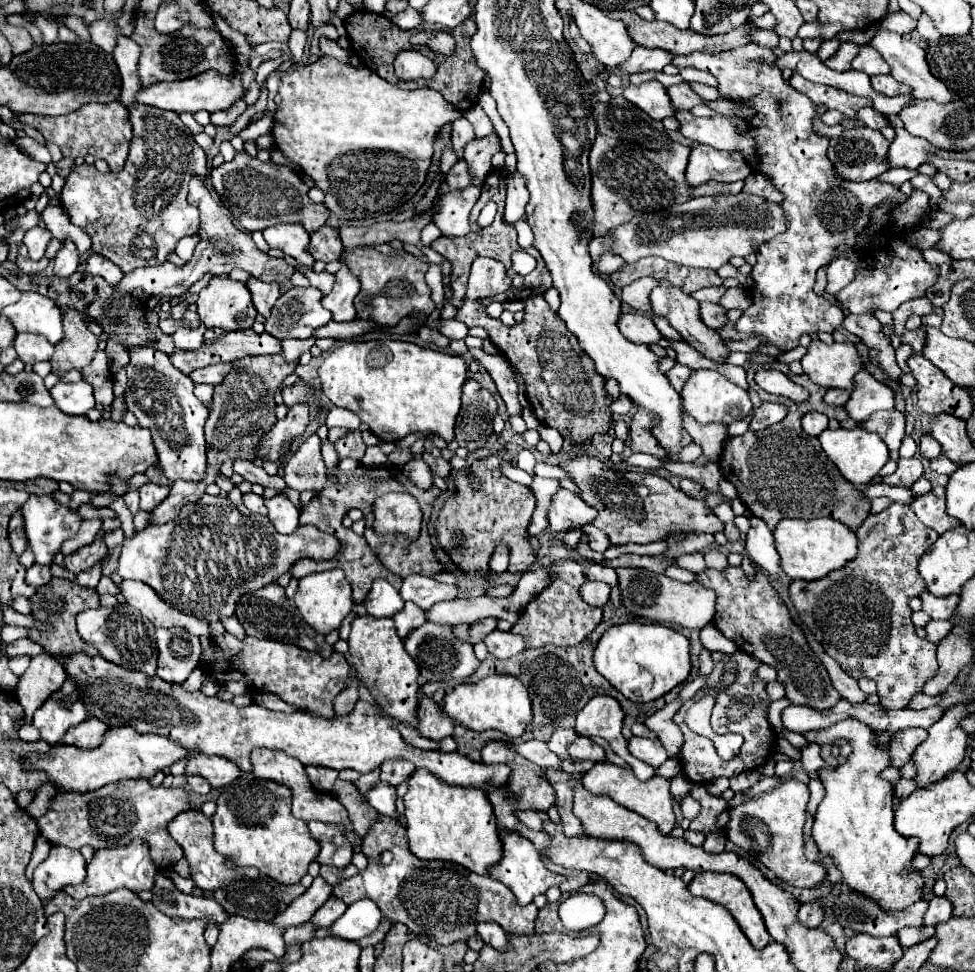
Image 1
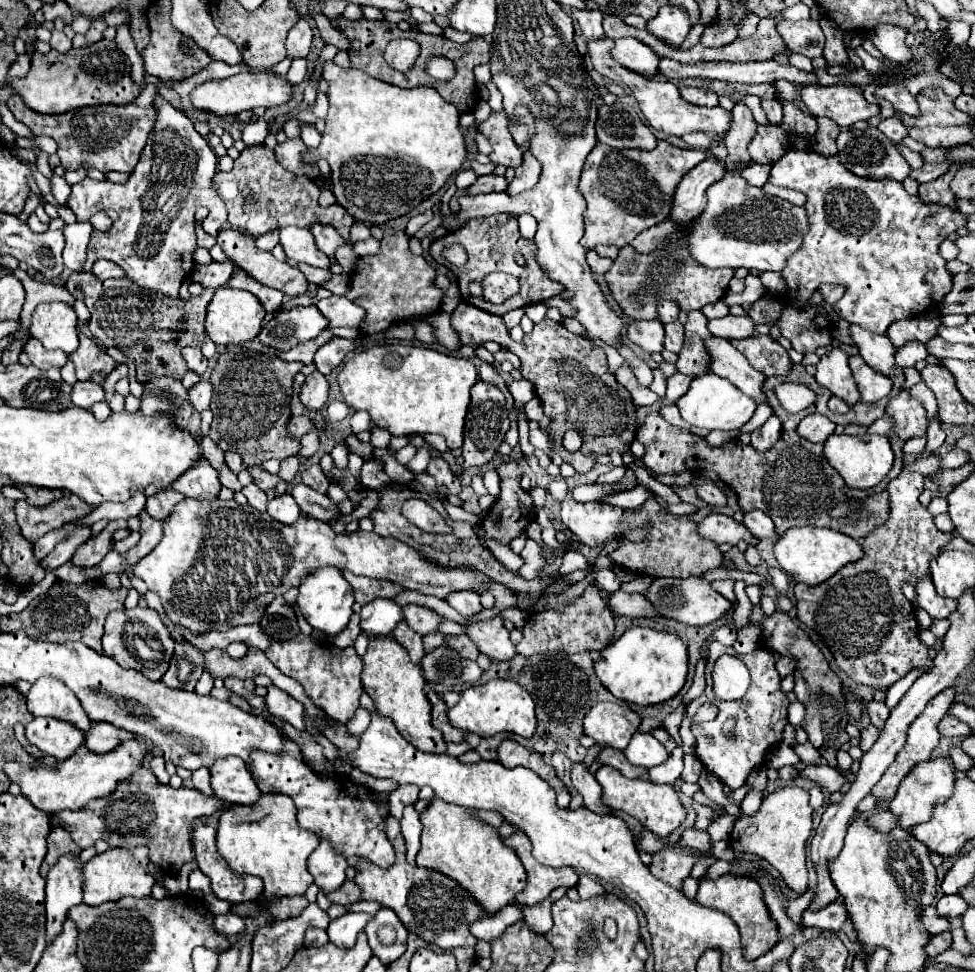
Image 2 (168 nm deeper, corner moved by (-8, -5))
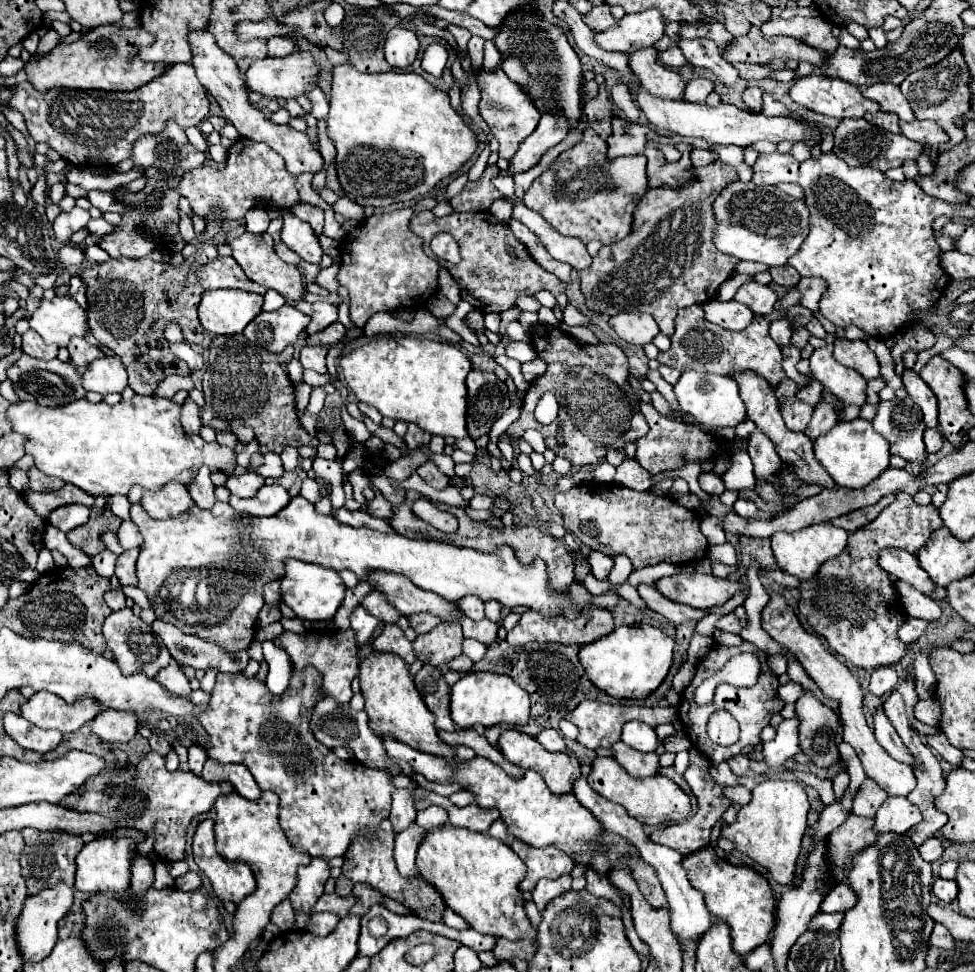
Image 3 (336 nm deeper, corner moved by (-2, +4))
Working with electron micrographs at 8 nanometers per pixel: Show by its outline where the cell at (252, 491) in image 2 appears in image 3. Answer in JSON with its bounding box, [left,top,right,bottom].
[227,472,265,498]

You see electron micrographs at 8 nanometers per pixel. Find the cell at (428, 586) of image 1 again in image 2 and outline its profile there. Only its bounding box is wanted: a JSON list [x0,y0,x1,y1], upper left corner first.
[447,591,483,617]

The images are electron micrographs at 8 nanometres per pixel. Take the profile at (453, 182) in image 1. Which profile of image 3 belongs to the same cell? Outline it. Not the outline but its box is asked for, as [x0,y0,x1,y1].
[449,164,503,212]

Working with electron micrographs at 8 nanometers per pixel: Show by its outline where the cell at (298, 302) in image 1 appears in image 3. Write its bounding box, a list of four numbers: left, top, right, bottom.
[243,304,309,352]

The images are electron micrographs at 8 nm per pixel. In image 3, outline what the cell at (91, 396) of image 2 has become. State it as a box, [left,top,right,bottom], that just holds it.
[83,356,127,394]

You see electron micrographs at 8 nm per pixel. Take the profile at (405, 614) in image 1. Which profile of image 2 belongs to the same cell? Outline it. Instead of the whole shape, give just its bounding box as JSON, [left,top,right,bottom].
[391,621,425,665]

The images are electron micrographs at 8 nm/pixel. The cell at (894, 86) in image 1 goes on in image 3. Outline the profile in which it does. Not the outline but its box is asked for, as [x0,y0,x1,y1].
[863,82,915,122]

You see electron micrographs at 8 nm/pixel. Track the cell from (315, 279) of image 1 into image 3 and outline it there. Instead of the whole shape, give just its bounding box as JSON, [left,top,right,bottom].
[275,242,301,266]

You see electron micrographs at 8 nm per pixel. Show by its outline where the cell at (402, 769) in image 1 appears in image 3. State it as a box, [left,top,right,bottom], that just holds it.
[389,788,417,832]

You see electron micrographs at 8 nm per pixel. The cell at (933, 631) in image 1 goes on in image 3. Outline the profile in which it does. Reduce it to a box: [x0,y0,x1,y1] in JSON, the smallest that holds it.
[895,580,941,622]

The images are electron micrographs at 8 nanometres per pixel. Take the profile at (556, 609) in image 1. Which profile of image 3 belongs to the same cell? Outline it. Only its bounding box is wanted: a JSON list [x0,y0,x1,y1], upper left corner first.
[507,582,615,646]

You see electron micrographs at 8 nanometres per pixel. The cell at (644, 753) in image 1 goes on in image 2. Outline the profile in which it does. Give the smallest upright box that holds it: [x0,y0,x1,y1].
[623,733,669,769]

